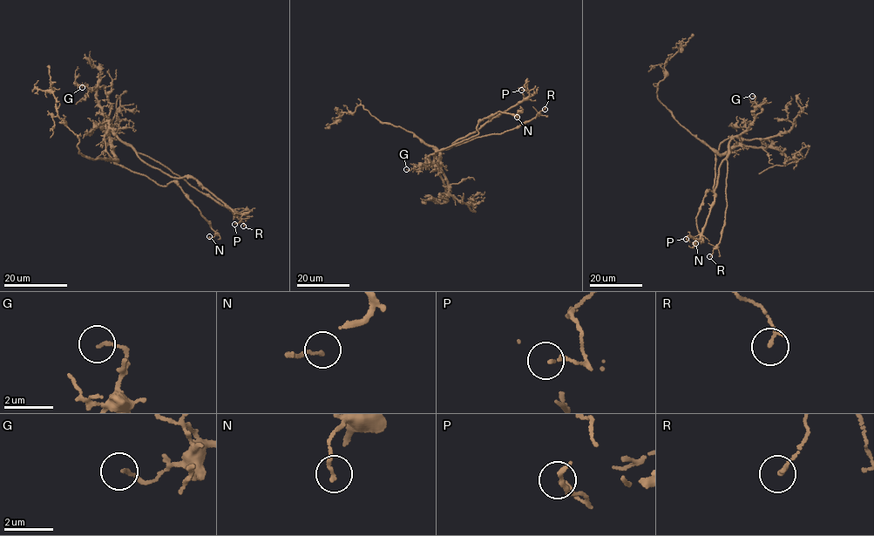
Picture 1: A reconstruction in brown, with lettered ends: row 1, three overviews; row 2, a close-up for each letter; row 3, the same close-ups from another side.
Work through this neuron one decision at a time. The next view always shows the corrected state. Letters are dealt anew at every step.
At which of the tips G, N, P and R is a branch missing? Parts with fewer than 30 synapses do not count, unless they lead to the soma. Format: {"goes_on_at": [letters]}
{"goes_on_at": []}

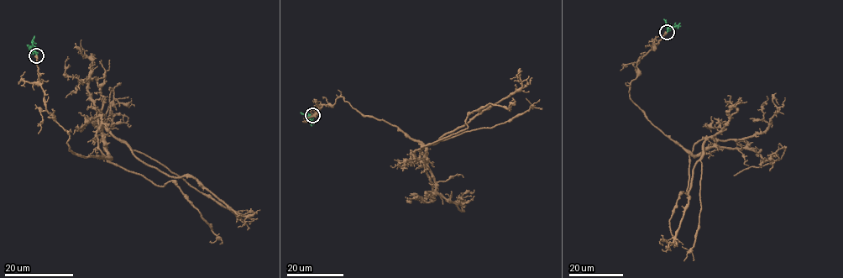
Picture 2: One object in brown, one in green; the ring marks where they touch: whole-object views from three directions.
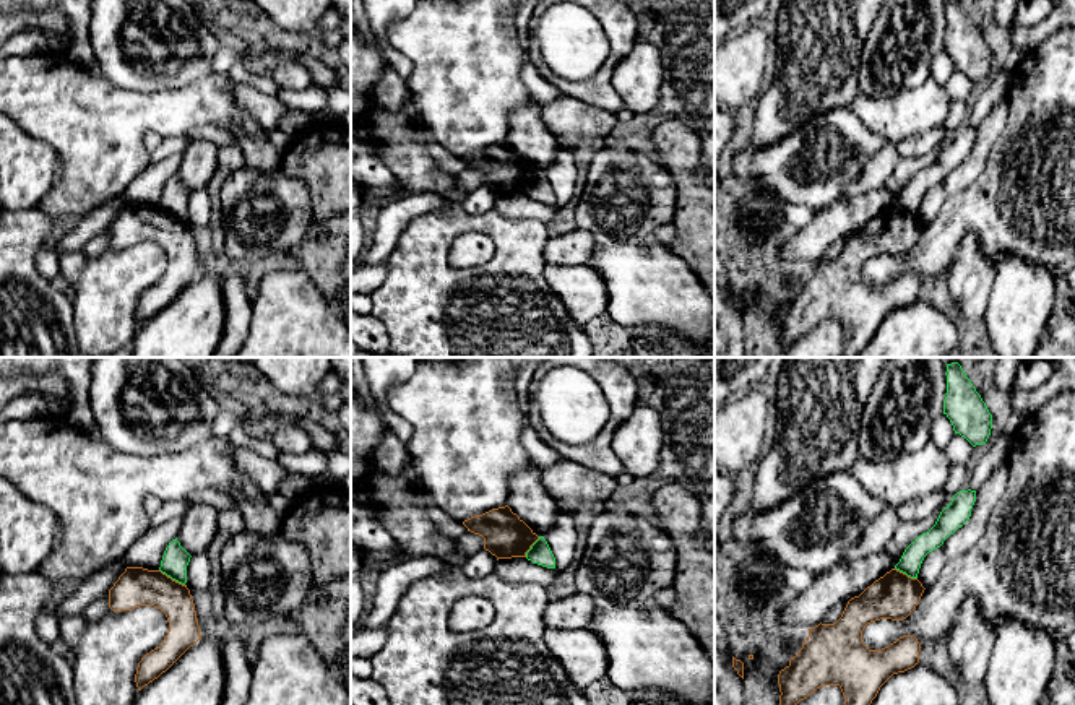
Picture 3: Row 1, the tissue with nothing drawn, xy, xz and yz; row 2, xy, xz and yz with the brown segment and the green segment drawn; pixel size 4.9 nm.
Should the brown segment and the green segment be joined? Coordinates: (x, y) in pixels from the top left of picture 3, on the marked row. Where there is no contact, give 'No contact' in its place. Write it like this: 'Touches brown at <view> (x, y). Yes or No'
Touches brown at xy (171, 579). No

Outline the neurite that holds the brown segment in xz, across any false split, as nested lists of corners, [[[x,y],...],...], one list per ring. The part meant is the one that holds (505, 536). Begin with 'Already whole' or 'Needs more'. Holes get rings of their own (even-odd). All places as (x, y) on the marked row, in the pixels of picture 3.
Already whole. [[[508,505],[463,521],[468,531],[484,538],[484,549],[499,559],[526,557],[539,536]]]

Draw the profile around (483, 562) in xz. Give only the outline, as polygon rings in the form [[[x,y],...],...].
[[[482,549],[463,560],[458,562],[463,573],[469,578],[481,578],[489,573],[494,573],[497,565],[497,557],[489,551]]]

